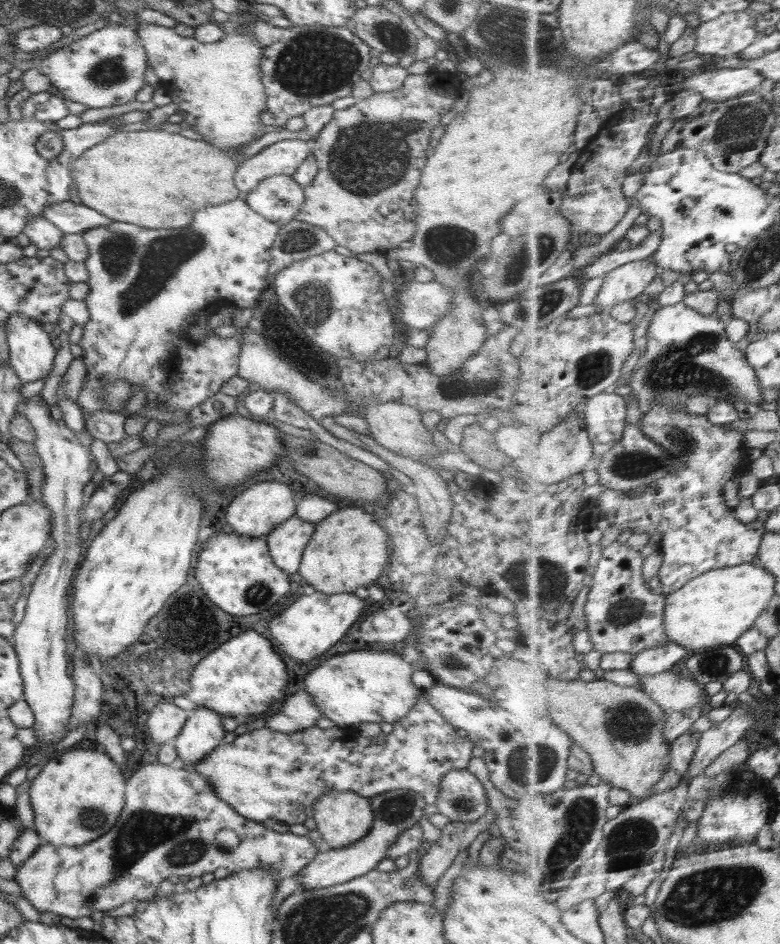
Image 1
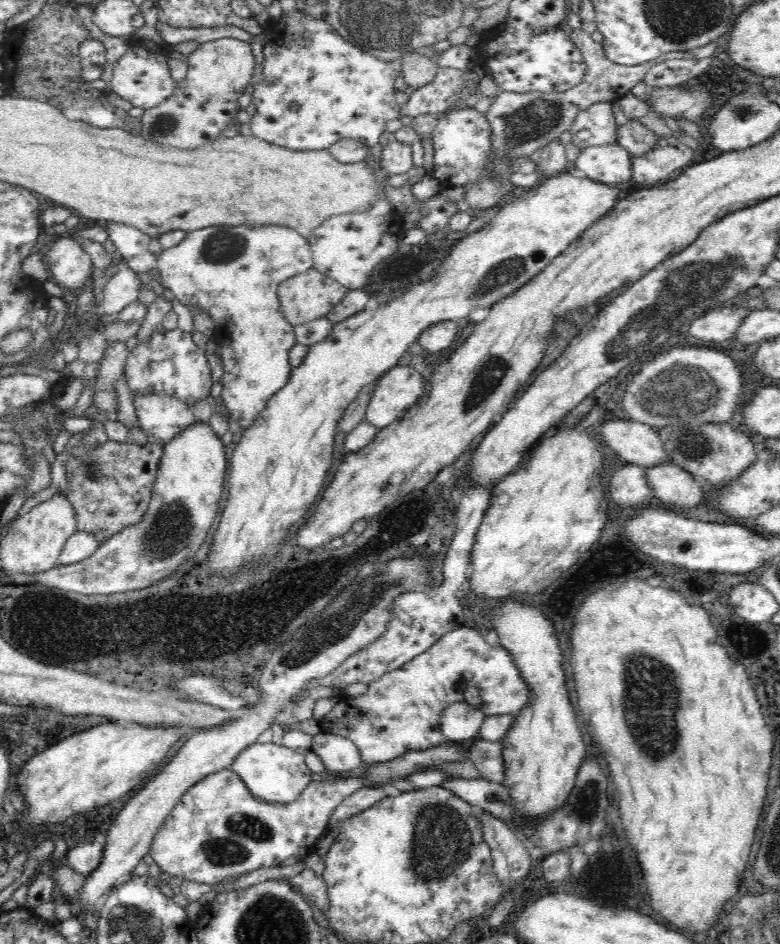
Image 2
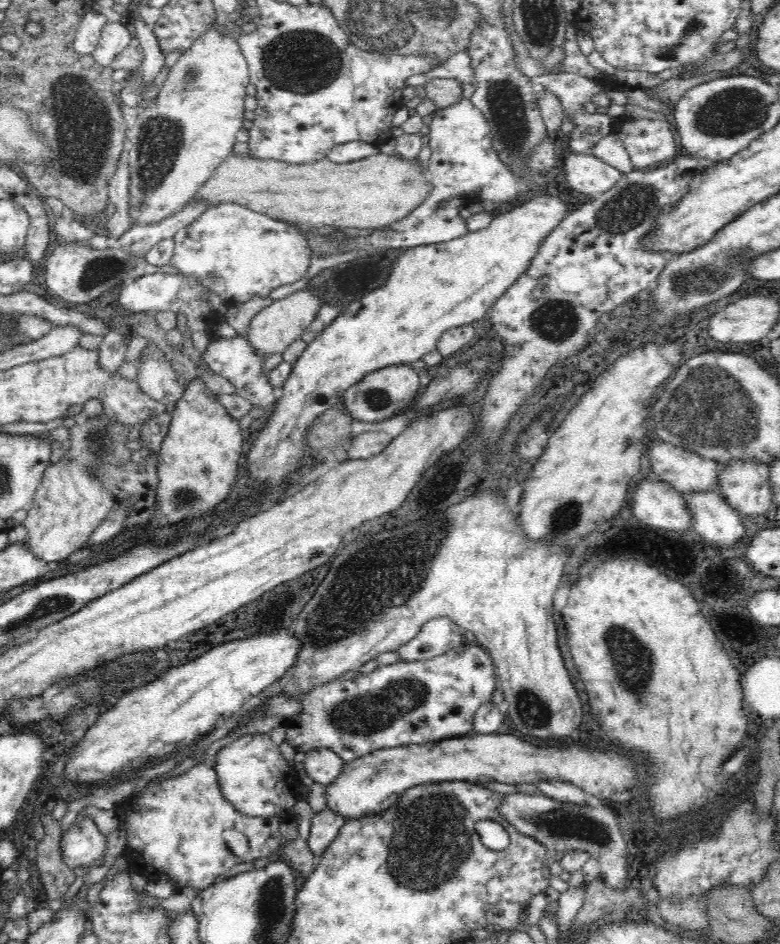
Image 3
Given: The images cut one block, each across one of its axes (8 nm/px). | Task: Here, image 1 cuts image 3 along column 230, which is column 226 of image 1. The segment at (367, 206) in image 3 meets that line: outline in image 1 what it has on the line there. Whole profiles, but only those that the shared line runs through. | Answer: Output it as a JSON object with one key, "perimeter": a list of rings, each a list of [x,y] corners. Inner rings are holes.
{"perimeter":[[[146,129],[131,132],[117,131],[112,136],[109,136],[104,142],[84,151],[76,160],[74,160],[71,167],[71,178],[73,179],[73,184],[76,185],[77,195],[80,197],[80,200],[82,200],[82,205],[88,206],[88,208],[93,208],[114,221],[127,222],[151,229],[184,228],[186,224],[192,224],[194,212],[196,212],[198,208],[204,208],[204,206],[208,206],[208,204],[210,204],[210,206],[214,206],[214,204],[222,204],[222,202],[236,200],[241,196],[241,192],[234,184],[237,165],[238,162],[230,158],[226,153],[220,151],[219,148],[212,146],[206,141],[187,138],[180,133],[168,133],[162,129]]]}

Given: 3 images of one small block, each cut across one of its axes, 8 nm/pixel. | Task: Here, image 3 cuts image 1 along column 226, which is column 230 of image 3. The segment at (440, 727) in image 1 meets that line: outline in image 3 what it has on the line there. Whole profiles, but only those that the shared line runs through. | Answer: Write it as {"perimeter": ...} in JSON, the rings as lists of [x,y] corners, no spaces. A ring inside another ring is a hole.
{"perimeter":[[[269,733],[242,735],[225,745],[216,754],[214,770],[217,772],[217,783],[220,785],[223,797],[244,816],[280,816],[283,820],[292,819],[294,816],[296,794],[294,794],[293,787],[288,784],[288,776],[294,768],[284,760],[280,747],[270,739]]]}

